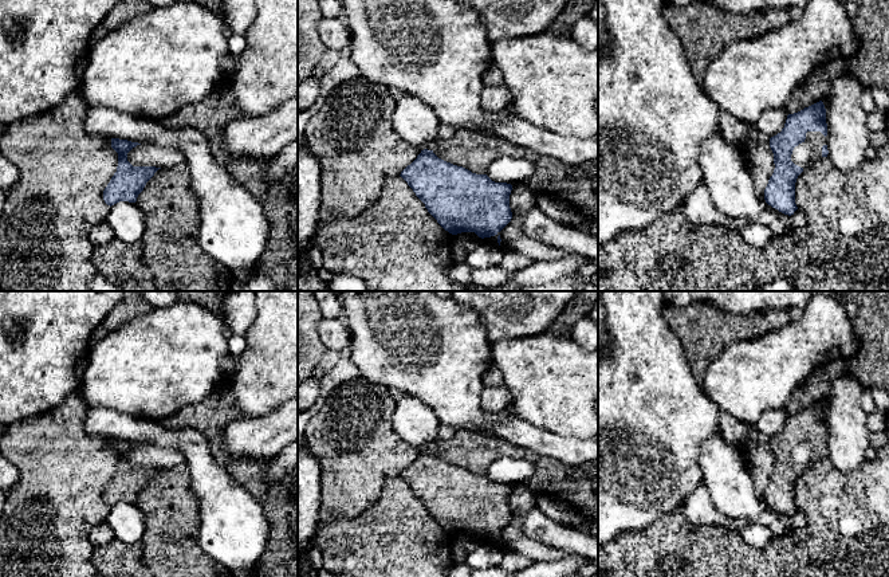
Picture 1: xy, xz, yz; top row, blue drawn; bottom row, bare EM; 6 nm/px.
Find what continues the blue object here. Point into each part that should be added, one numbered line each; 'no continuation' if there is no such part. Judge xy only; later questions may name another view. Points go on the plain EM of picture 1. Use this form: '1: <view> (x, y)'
1: xy (170, 509)

